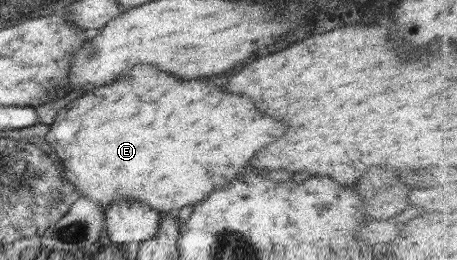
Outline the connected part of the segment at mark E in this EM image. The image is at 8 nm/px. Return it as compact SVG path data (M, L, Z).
M138 64L123 76L116 79L112 85L98 87L98 89L90 91L88 95L78 97L68 103L54 116L53 122L49 125L48 133L45 135L46 141L53 147L52 151L58 157L64 177L73 185L79 197L85 196L98 202L102 211L114 200L138 200L148 205L148 207L154 208L158 213L170 211L171 209L179 210L182 206L188 204L196 205L210 192L220 186L226 186L226 183L245 171L248 168L246 163L254 157L254 153L258 149L262 149L266 143L270 143L270 139L276 139L286 131L286 127L282 123L274 121L272 117L266 117L266 115L258 113L254 109L254 105L250 103L250 99L234 95L234 93L226 93L224 89L220 89L218 85L212 85L208 81L190 79L190 81L184 83L182 79L172 77L172 75L168 75L168 73L160 71L160 69L154 69L150 65Z

